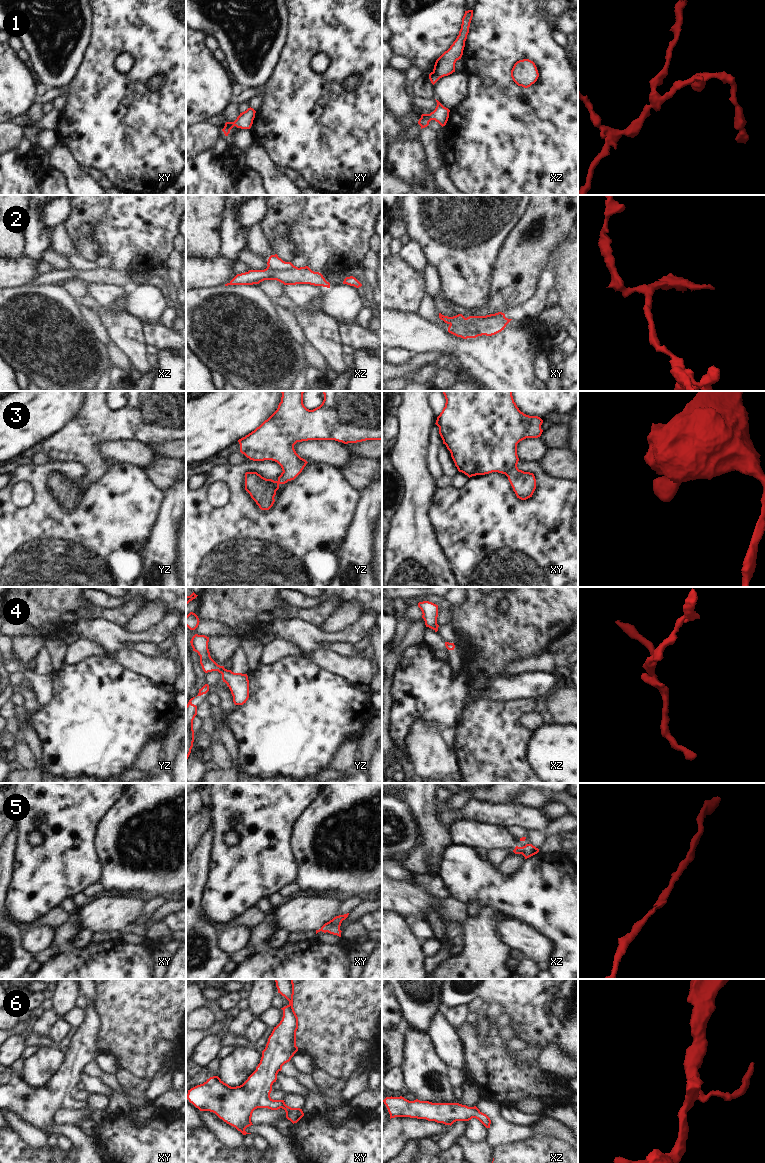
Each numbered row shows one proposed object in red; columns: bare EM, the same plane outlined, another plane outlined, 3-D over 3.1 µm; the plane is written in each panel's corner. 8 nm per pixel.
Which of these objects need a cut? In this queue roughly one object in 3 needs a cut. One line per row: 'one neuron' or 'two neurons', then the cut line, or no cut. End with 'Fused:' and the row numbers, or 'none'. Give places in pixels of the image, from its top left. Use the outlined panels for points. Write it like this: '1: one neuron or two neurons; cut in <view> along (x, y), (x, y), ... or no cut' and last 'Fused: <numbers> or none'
1: one neuron; no cut
2: one neuron; no cut
3: one neuron; no cut
4: one neuron; no cut
5: one neuron; no cut
6: one neuron; no cut
Fused: none

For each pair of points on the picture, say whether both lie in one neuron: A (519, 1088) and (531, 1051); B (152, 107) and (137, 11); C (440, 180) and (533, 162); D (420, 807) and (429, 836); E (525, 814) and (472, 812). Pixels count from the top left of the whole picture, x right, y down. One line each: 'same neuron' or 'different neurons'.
A: different neurons
B: same neuron
C: different neurons
D: same neuron
E: same neuron

